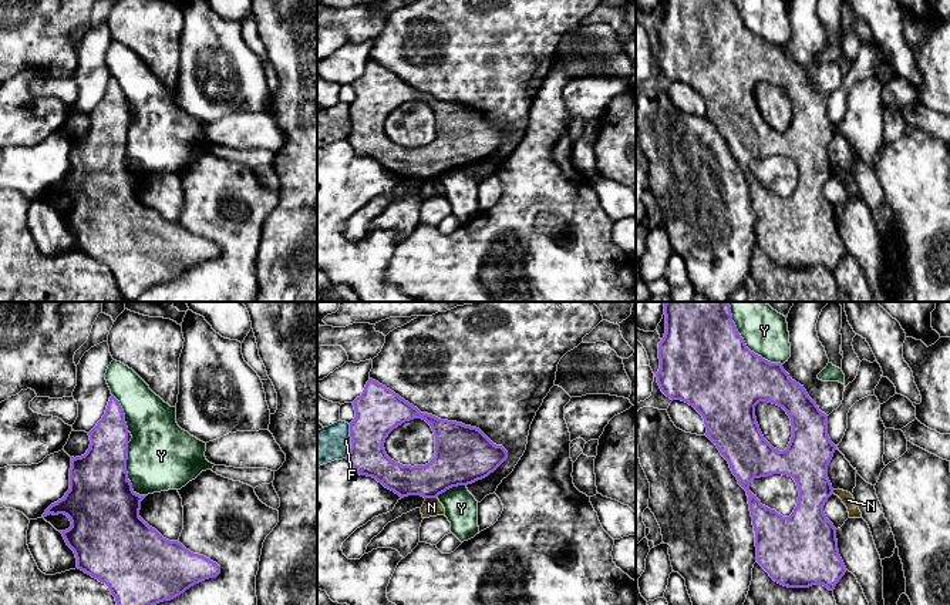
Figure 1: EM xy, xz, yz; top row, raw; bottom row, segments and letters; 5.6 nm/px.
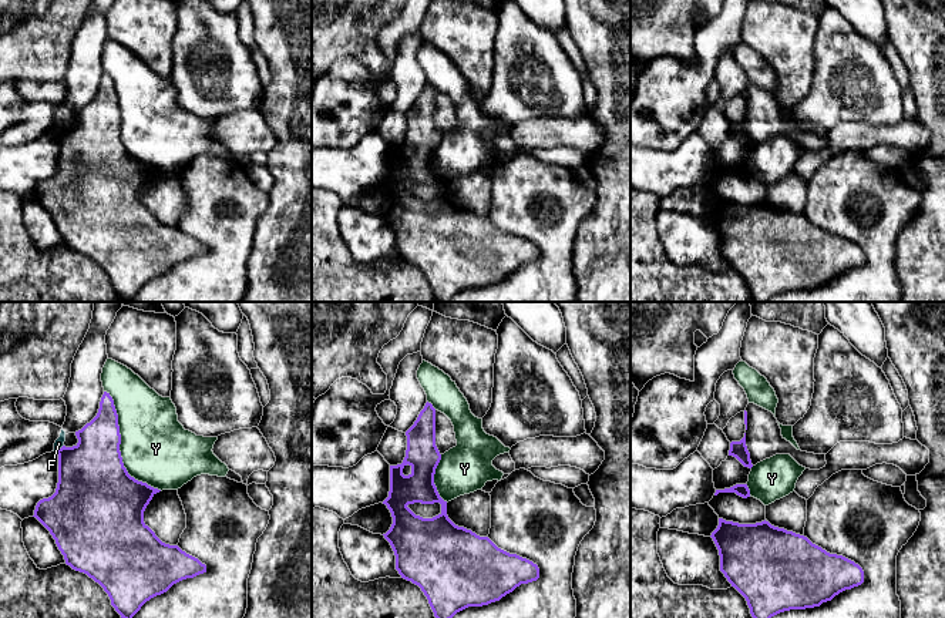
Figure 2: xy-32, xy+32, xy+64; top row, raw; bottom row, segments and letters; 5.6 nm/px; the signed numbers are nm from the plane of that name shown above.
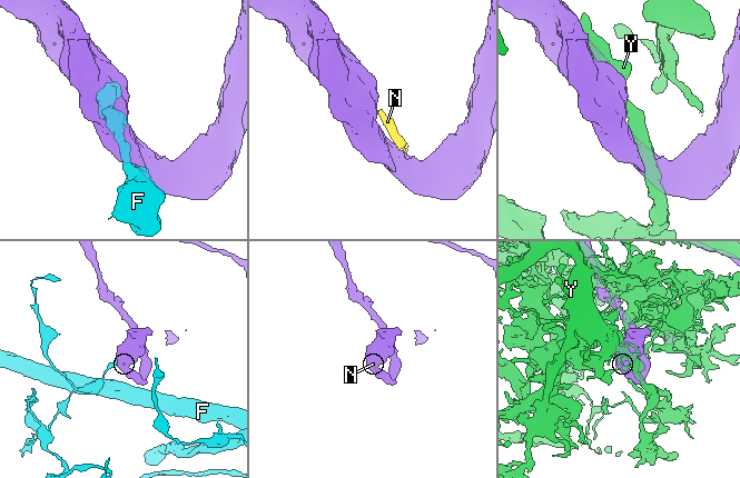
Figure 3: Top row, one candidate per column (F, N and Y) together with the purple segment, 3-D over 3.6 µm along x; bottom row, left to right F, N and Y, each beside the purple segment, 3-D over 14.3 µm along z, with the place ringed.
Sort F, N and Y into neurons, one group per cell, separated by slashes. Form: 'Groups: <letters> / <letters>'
Groups: F / N / Y

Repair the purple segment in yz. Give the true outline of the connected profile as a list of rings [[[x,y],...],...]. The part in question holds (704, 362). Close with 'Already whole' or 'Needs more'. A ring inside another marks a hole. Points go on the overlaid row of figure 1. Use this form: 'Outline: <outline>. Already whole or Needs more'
Outline: [[[666,302],[664,315],[666,333],[658,343],[657,383],[667,397],[688,403],[703,416],[705,436],[747,491],[758,564],[784,586],[823,585],[833,591],[848,569],[839,555],[836,528],[823,512],[833,493],[828,465],[836,450],[828,436],[828,416],[781,363],[771,363],[747,347],[732,322],[728,302]],[[759,401],[782,407],[791,419],[792,437],[784,451],[774,448],[759,430],[755,417]],[[772,474],[792,477],[798,485],[798,503],[789,517],[762,505],[749,491],[754,478]]]. Already whole

